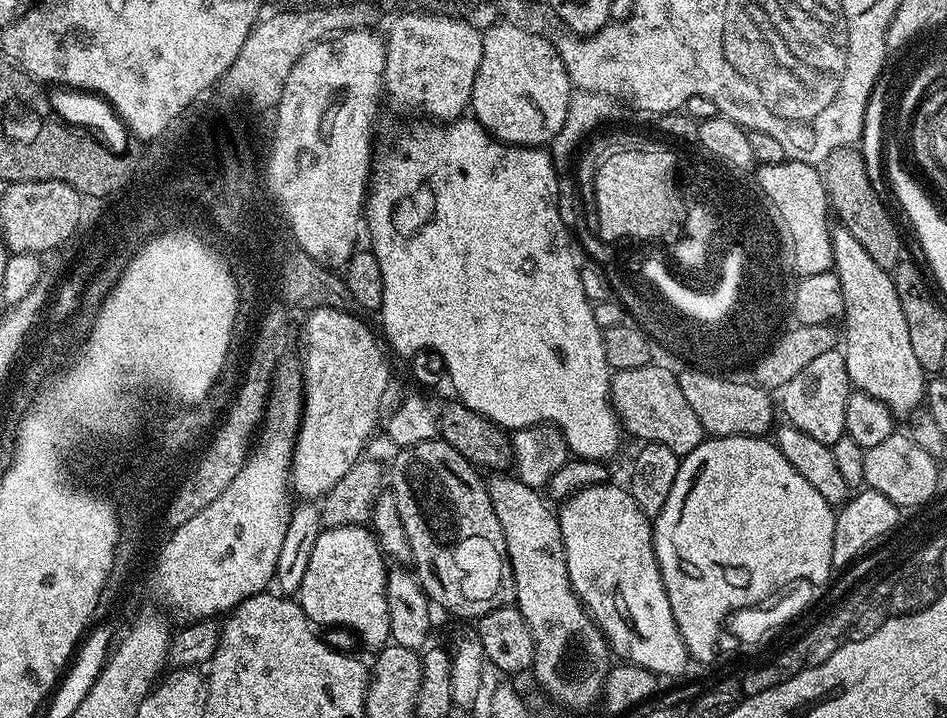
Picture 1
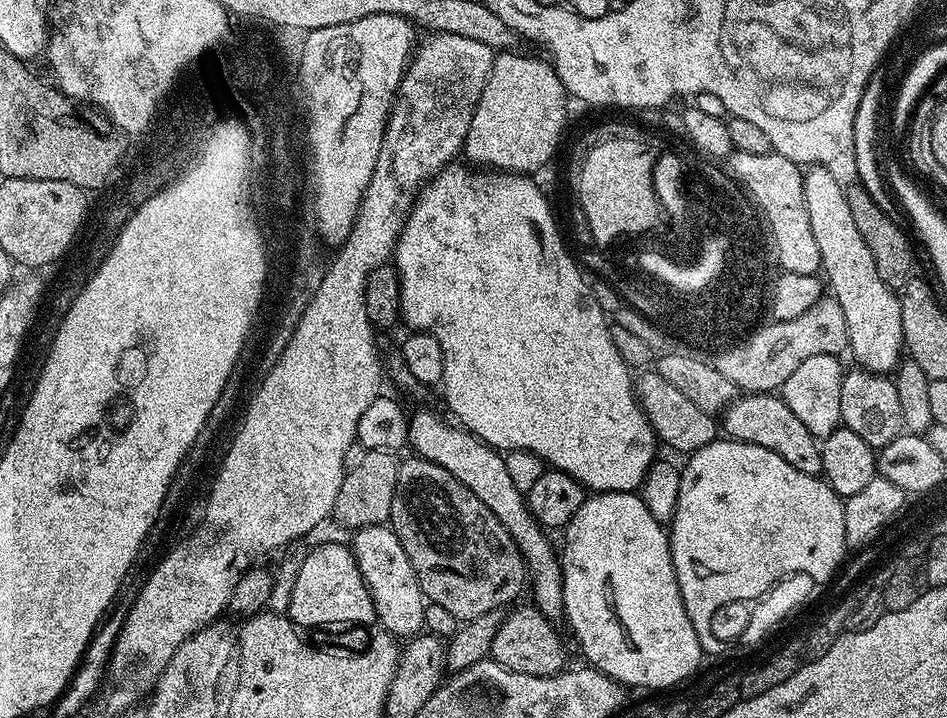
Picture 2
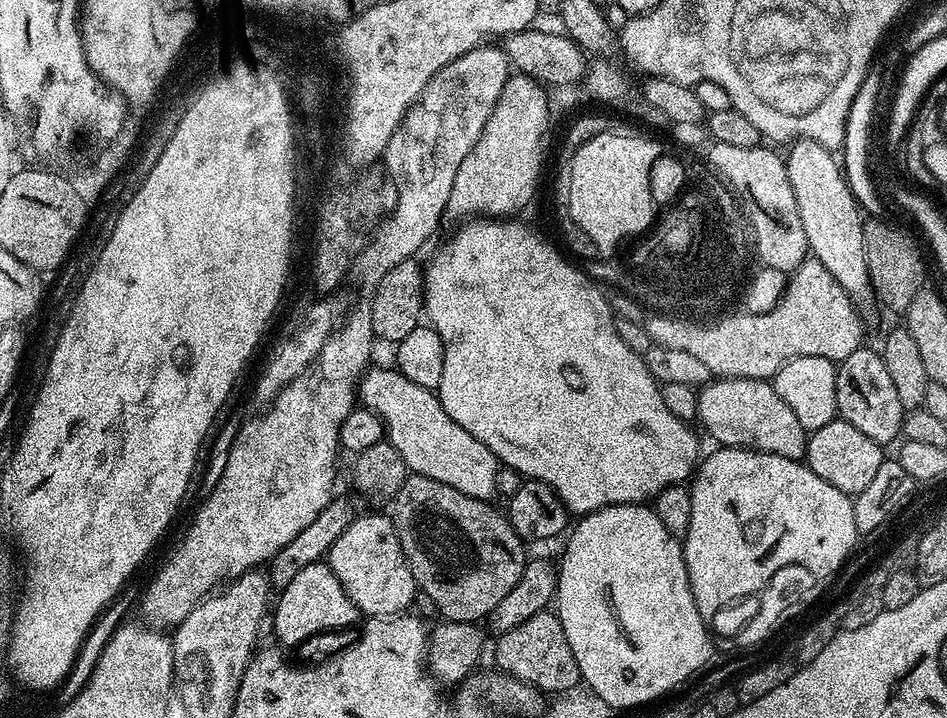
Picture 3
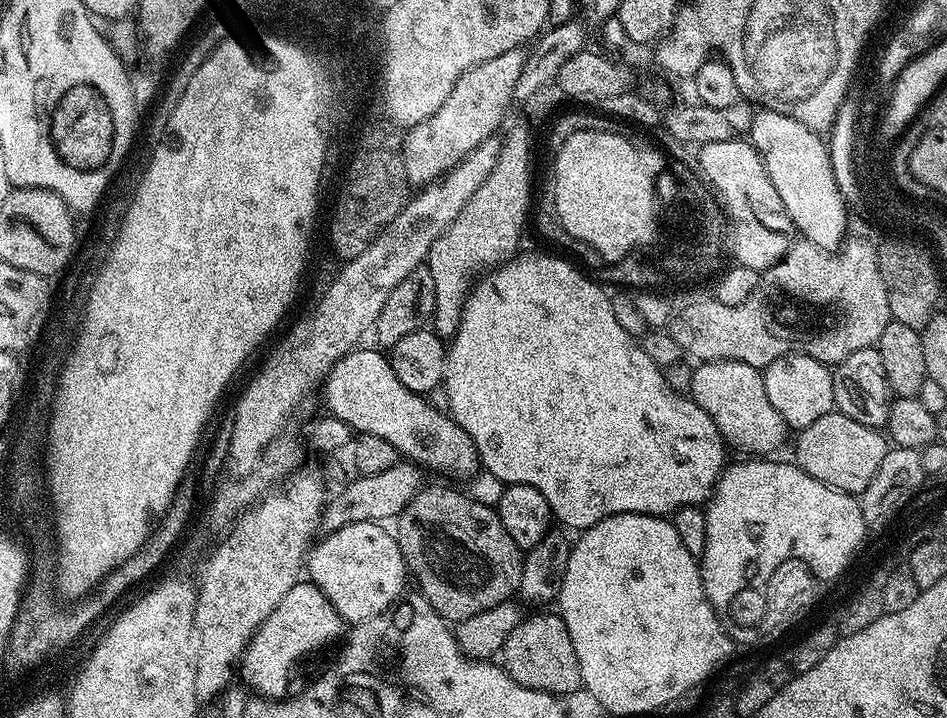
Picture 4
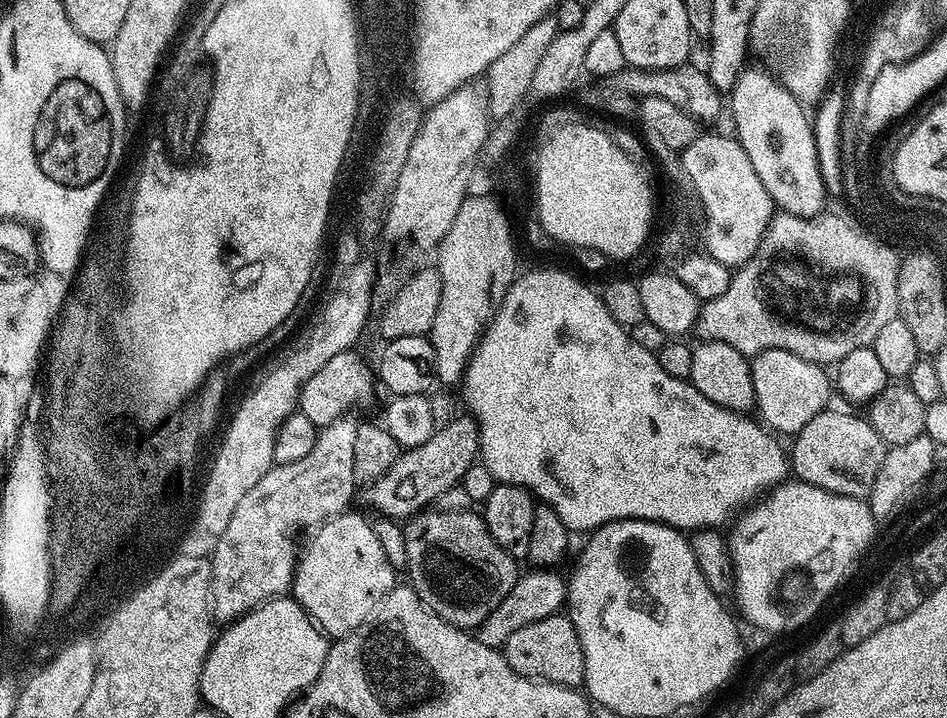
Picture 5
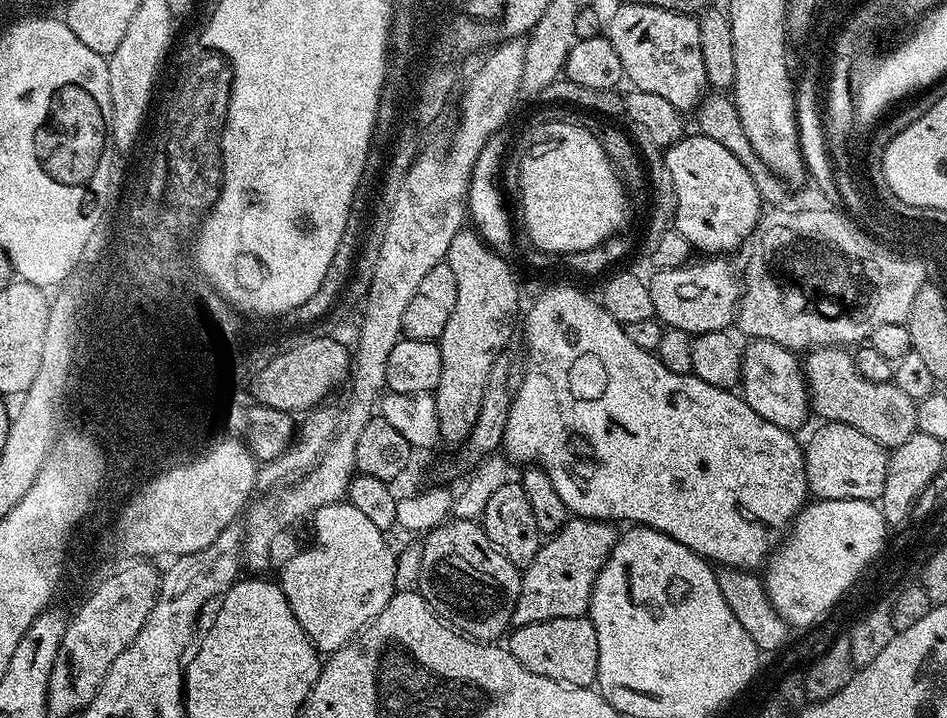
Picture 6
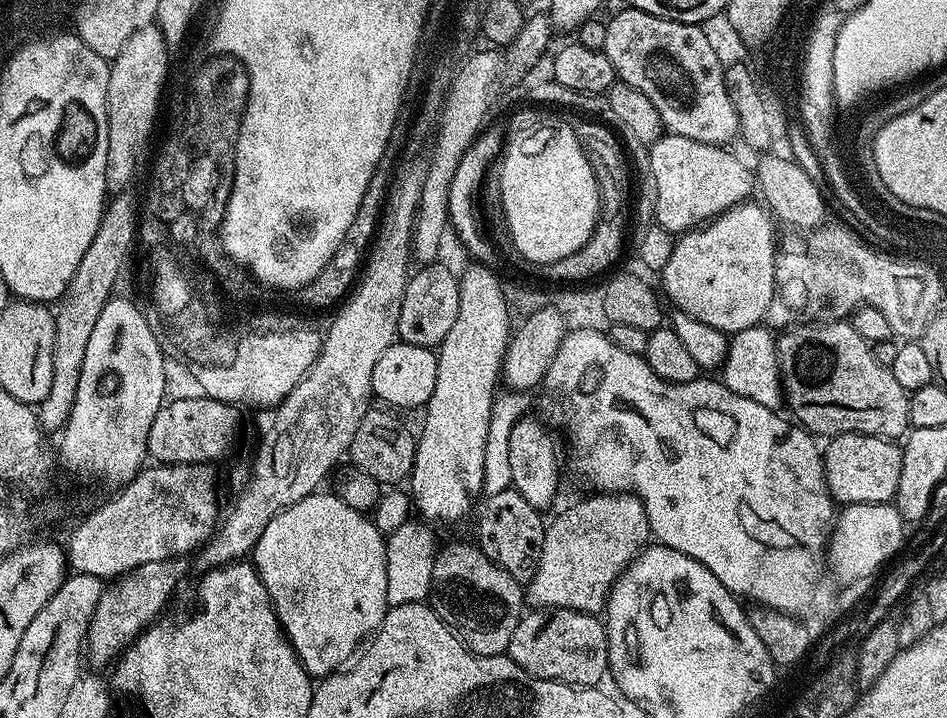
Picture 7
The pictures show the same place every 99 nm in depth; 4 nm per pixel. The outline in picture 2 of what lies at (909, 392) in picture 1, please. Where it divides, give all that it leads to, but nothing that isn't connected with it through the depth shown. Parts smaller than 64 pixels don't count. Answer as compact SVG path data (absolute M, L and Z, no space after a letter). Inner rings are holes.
M812 166L804 172L804 197L810 214L810 228L818 241L820 266L831 299L842 306L848 327L848 348L856 359L853 361L870 372L888 374L900 363L905 351L900 298L893 288L878 278L874 254L870 254L870 246L866 246L866 238L862 238L850 214L845 185L836 181L832 171L828 166Z

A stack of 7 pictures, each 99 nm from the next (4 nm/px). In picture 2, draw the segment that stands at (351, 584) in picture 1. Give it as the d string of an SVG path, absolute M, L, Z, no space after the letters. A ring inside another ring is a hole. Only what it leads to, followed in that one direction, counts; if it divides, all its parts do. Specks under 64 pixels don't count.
M347 543L320 544L303 554L286 615L304 630L316 628L319 624L377 623L370 590L358 570L356 555Z

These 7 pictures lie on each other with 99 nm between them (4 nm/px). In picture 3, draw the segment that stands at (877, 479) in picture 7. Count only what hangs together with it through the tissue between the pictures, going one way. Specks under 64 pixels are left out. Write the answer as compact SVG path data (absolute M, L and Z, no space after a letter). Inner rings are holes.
M839 418L826 422L826 426L811 433L808 438L808 468L814 470L814 474L818 474L822 482L830 482L830 486L853 498L862 490L866 490L866 486L870 486L874 474L878 474L878 466L882 466L884 459L886 452L881 444L874 442L874 438L866 438L862 430Z

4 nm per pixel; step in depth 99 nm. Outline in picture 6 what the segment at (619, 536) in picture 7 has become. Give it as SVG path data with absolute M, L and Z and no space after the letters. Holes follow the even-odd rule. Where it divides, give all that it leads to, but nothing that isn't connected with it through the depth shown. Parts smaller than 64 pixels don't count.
M584 516L569 518L557 532L551 533L541 543L538 554L534 554L534 562L523 569L512 624L521 628L530 622L585 615L596 575L602 570L610 550L615 546L617 535L615 523L588 520Z

